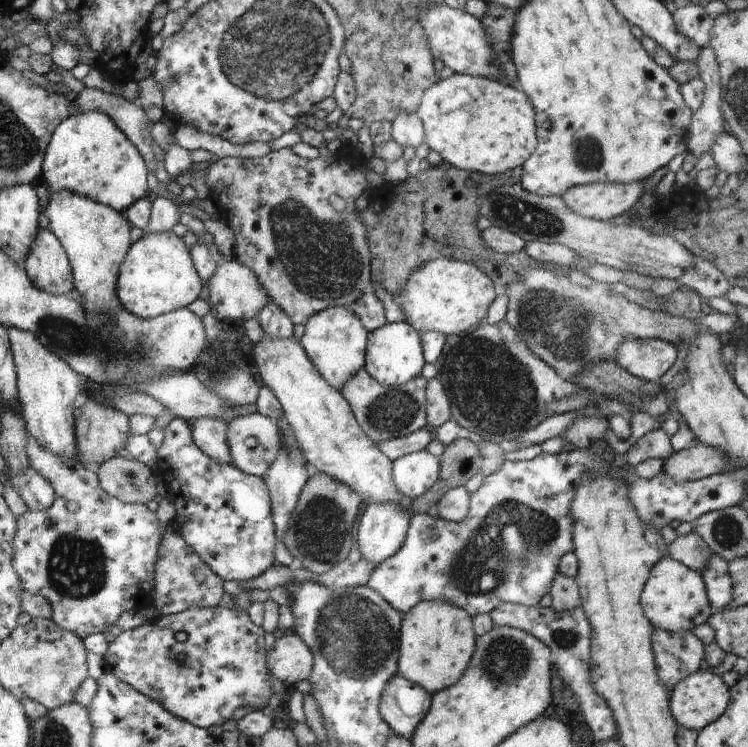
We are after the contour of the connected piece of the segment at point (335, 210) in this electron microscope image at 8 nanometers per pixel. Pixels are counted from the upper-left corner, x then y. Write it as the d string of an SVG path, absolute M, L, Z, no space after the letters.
M344 140L343 147L333 153L329 160L318 157L313 160L305 159L286 147L277 151L270 151L262 158L242 158L242 157L220 157L211 163L205 170L206 184L212 190L212 200L220 212L220 220L224 221L235 234L233 248L234 260L241 265L247 266L257 278L257 281L268 291L270 300L274 301L295 325L305 325L308 319L317 312L323 311L328 307L348 307L356 318L370 332L384 326L387 323L382 302L374 295L371 277L371 254L367 245L367 231L365 224L357 215L356 199L365 191L370 189L364 178L364 168L368 167L369 160L365 160L360 150L352 142Z

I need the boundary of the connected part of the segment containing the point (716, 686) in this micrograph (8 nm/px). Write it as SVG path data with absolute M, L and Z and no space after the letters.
M698 671L683 678L670 692L669 707L678 725L699 731L720 718L730 702L730 689L720 674Z

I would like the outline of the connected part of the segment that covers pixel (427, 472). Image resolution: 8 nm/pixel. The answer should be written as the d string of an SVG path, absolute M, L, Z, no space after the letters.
M422 449L393 461L392 474L400 494L411 499L423 495L439 479L440 458Z

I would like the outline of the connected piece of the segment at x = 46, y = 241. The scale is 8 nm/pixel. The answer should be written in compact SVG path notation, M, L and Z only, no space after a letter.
M40 229L27 260L21 265L40 290L56 296L71 295L75 285L72 284L71 261L50 229Z

